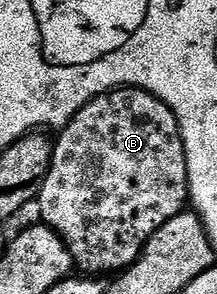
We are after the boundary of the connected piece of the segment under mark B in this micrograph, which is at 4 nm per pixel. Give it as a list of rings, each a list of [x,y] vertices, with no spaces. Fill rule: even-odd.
[[[117,87],[114,91],[107,91],[104,95],[99,95],[91,99],[59,132],[60,136],[55,136],[52,149],[52,160],[48,176],[40,184],[38,204],[40,203],[39,222],[48,227],[68,246],[68,252],[72,254],[72,262],[77,272],[88,277],[104,277],[107,271],[120,273],[132,266],[140,258],[144,247],[150,241],[152,234],[166,221],[170,221],[185,210],[189,202],[188,197],[188,170],[186,169],[186,153],[184,152],[184,142],[180,136],[180,126],[176,120],[176,114],[168,107],[167,103],[154,97],[149,91],[144,91],[141,87]]]

